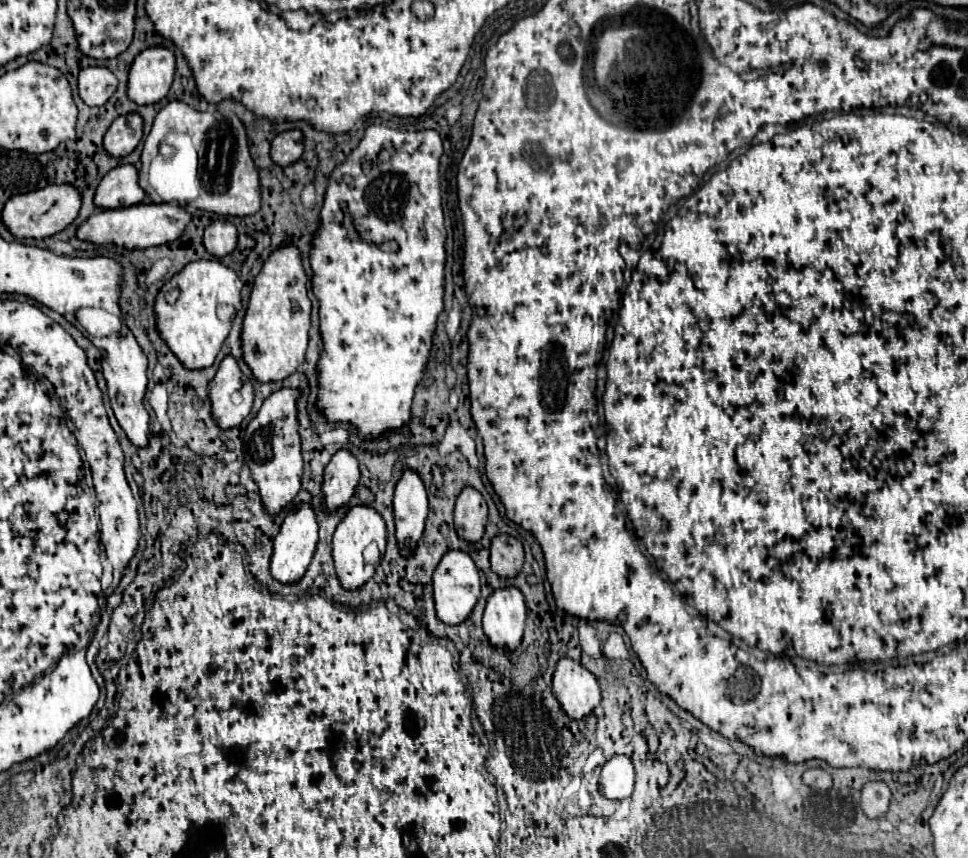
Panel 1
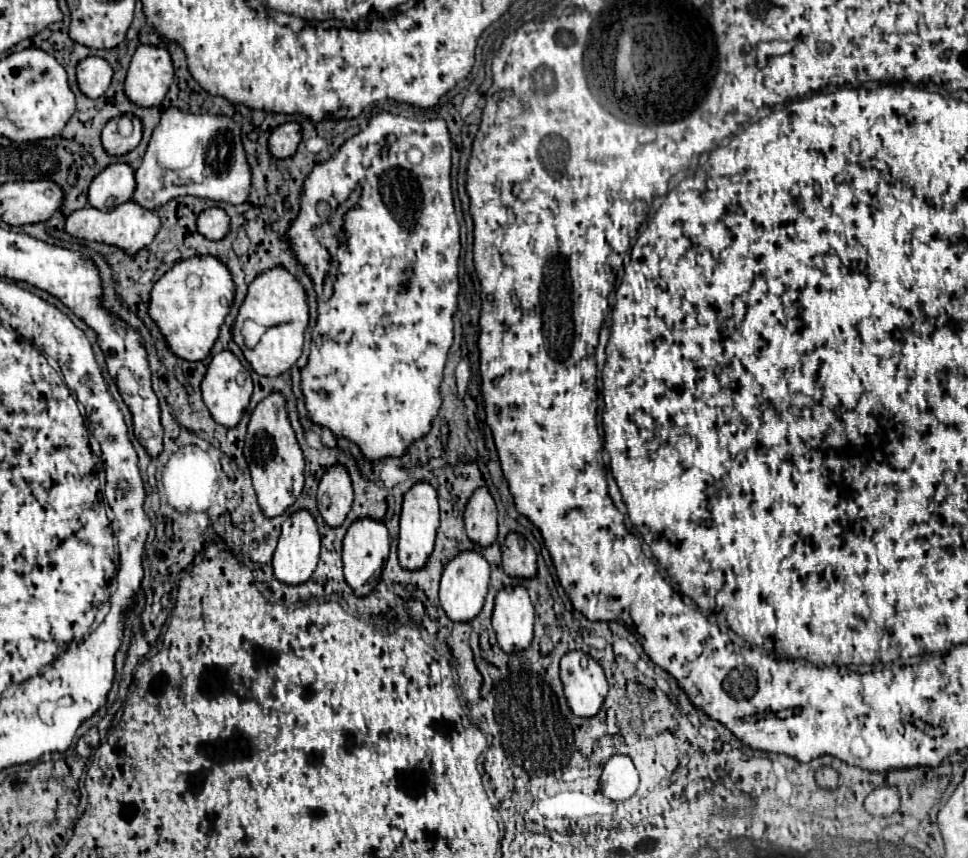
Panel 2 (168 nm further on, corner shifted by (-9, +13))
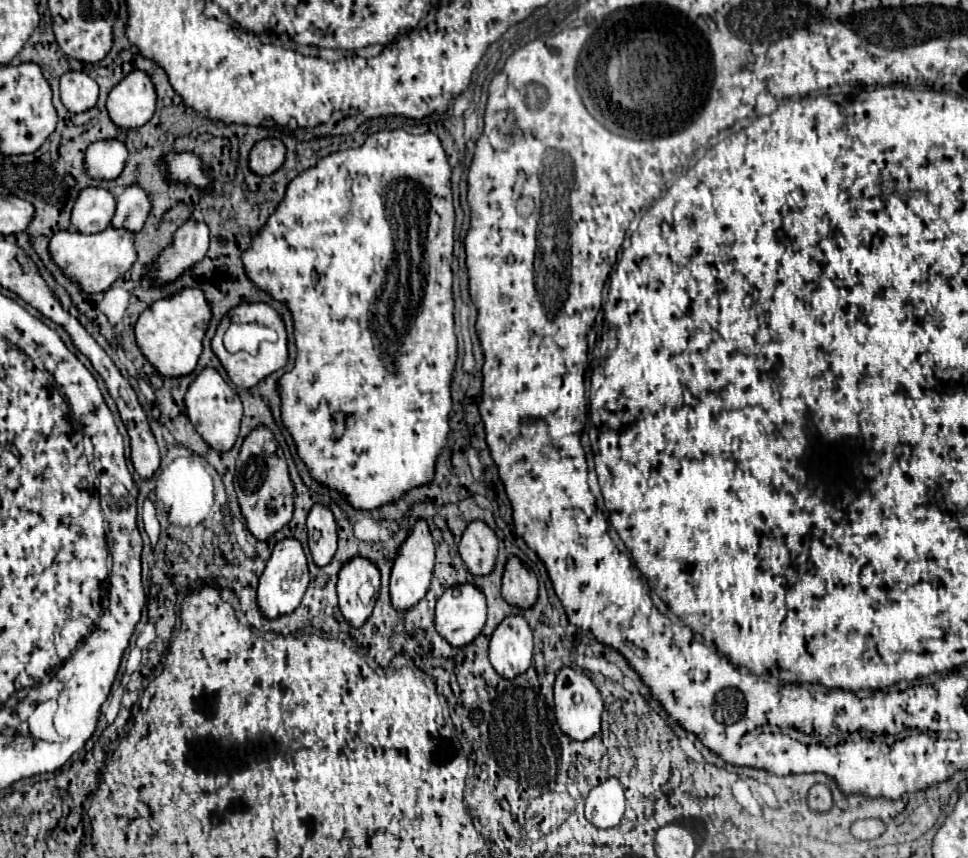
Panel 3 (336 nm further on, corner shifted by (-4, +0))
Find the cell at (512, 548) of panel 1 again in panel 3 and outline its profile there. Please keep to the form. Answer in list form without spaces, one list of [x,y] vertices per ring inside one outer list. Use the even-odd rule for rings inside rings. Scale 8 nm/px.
[[[510,558],[502,578],[502,598],[522,610],[532,608],[538,598],[536,574],[526,570],[518,558]]]

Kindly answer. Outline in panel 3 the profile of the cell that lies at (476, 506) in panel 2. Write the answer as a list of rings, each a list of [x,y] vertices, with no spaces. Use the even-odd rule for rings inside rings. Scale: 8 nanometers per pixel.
[[[470,522],[458,548],[470,574],[486,576],[494,570],[498,558],[498,538],[484,522]]]

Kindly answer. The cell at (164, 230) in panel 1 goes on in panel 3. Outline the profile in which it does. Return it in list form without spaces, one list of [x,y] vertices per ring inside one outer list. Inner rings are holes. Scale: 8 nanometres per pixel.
[[[108,226],[106,230],[98,234],[80,234],[62,230],[56,232],[48,244],[48,252],[52,256],[52,262],[62,270],[62,274],[80,286],[84,294],[98,294],[106,292],[114,280],[118,280],[130,266],[136,262],[136,250],[132,232],[118,230]]]

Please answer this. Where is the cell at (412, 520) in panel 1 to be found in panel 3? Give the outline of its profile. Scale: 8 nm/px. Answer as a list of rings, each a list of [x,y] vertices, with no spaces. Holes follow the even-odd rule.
[[[418,520],[412,528],[412,534],[400,546],[390,576],[390,602],[396,610],[410,610],[416,602],[420,602],[426,596],[432,578],[432,568],[434,568],[434,542],[426,522]]]

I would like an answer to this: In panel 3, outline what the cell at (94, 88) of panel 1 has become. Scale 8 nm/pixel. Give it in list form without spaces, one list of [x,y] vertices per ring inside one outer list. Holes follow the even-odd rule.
[[[66,72],[60,78],[60,98],[72,114],[90,110],[98,100],[98,84],[84,72]]]

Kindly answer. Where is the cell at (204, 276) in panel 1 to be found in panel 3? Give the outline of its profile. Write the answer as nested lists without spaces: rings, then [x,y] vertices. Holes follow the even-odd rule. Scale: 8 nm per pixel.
[[[186,288],[180,294],[154,302],[144,310],[136,322],[136,342],[144,358],[162,376],[186,376],[196,368],[202,352],[202,338],[210,322],[210,306],[204,292],[198,288]]]

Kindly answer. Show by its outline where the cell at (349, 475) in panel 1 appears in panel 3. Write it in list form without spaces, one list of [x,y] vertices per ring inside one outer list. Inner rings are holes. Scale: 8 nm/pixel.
[[[316,504],[308,514],[308,548],[316,566],[326,566],[336,552],[336,522],[328,508]]]

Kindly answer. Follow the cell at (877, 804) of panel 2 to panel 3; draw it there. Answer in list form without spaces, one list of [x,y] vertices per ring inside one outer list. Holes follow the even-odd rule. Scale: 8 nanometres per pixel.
[[[866,818],[866,820],[856,820],[850,826],[850,834],[858,840],[874,840],[878,838],[882,832],[886,830],[882,820],[874,820],[874,818]]]

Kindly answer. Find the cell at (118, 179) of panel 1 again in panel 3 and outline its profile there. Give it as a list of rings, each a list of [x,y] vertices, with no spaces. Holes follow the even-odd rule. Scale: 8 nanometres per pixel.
[[[84,188],[72,208],[72,226],[82,234],[96,234],[110,226],[116,210],[114,196],[104,188]]]

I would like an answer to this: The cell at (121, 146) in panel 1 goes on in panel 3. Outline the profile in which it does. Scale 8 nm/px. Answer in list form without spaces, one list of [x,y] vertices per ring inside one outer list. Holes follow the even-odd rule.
[[[98,140],[86,148],[84,166],[94,180],[114,180],[120,176],[128,158],[128,150],[118,140]]]

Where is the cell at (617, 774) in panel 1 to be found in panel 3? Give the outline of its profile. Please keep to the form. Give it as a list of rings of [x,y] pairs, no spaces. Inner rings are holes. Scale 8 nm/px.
[[[616,778],[606,780],[604,784],[590,790],[586,796],[586,820],[592,822],[596,828],[614,828],[620,824],[624,816],[626,798],[622,786]]]

